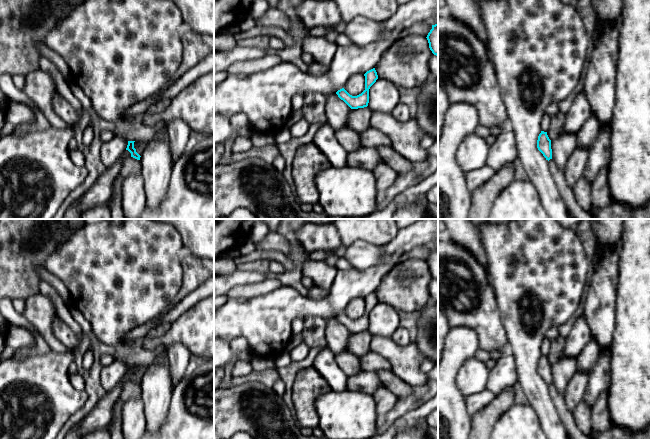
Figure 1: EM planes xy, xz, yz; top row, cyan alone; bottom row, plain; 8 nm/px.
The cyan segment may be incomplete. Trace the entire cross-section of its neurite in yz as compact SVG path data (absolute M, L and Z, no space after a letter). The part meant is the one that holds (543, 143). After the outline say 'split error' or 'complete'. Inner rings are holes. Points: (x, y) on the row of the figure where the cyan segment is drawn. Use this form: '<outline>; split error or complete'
M541 131L537 140L537 148L546 158L546 160L552 159L551 140L549 139L547 132Z; complete

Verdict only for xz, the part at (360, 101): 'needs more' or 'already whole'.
already whole

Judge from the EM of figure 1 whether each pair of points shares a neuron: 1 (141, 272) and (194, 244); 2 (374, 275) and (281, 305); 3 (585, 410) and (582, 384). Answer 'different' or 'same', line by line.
1: different
2: same
3: same

